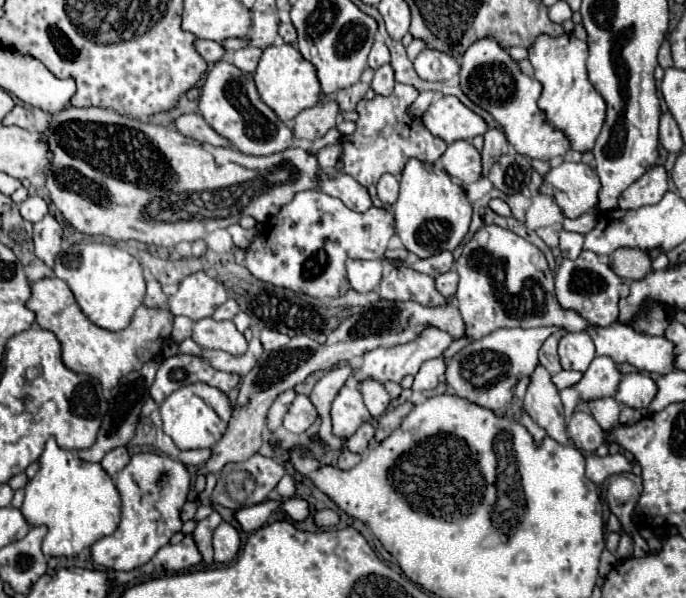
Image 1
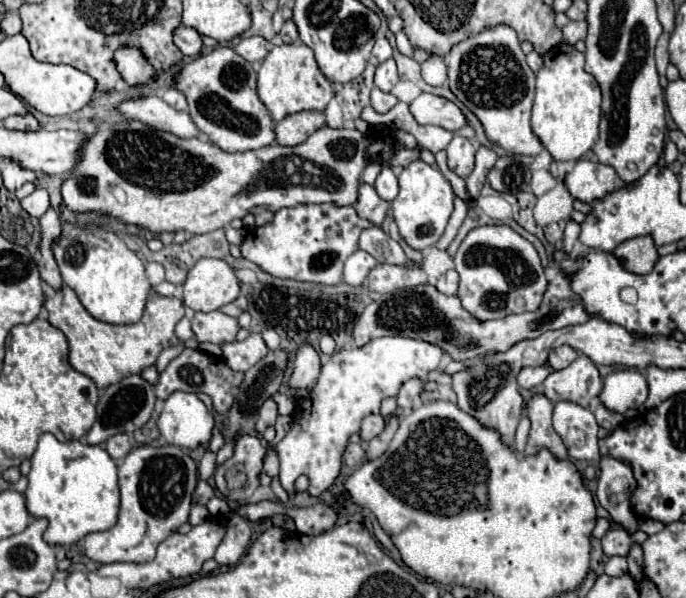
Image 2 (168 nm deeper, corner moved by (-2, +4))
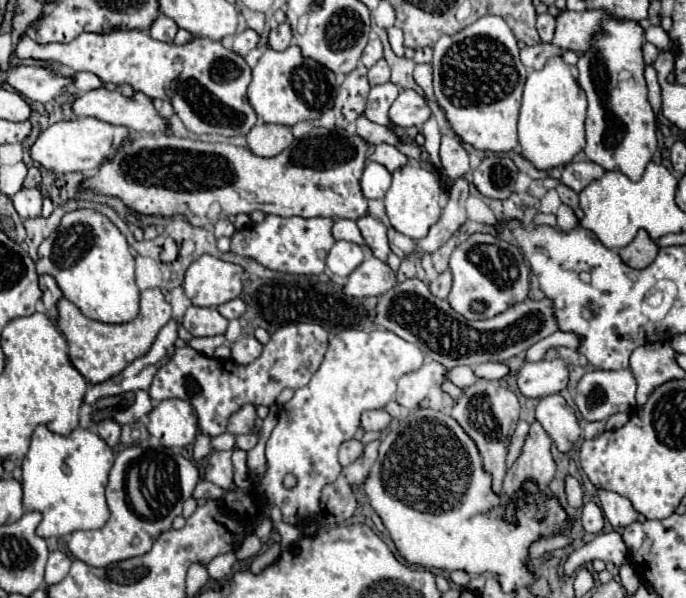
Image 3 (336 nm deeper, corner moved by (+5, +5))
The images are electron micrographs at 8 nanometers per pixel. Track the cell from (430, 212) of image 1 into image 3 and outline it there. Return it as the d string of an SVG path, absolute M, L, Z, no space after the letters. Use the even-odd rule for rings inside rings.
M408 162L406 166L398 168L396 172L392 172L392 186L388 188L388 192L384 196L384 206L386 206L386 214L390 218L390 224L404 236L420 240L422 236L426 236L430 226L434 226L438 222L438 216L442 212L440 192L442 192L442 188L430 170L426 170L414 162Z

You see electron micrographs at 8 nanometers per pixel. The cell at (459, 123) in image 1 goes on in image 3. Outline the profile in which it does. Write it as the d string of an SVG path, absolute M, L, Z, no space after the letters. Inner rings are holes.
M402 90L390 108L390 120L398 126L422 126L430 118L432 110L424 96L416 90Z

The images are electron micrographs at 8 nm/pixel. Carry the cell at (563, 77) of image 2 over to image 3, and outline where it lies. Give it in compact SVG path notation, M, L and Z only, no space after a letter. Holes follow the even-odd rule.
M552 56L542 70L528 74L518 118L518 140L522 146L522 156L540 170L550 170L572 162L572 158L586 144L586 94L578 86L576 78L578 68L566 64L562 56Z

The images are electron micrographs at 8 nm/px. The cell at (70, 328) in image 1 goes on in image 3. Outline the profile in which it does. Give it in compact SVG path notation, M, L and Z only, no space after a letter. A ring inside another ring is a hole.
M158 288L142 292L139 314L132 322L126 324L104 324L90 320L70 300L60 298L56 328L68 342L68 356L72 366L86 378L88 384L100 384L122 372L122 368L126 368L130 362L134 362L150 350L158 336L158 330L162 330L170 322L170 312L172 306L164 300L164 294Z

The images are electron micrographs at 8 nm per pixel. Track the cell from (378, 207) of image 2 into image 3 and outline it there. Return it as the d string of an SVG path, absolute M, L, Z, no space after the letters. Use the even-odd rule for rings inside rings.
M366 214L366 216L360 216L356 220L364 240L366 240L366 246L372 250L372 254L380 260L386 260L388 252L390 252L390 246L388 246L388 238L386 238L386 226L374 218L372 214Z

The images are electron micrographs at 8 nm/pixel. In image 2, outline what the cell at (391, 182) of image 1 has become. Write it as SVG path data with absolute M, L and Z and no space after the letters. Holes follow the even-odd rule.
M383 165L383 169L381 169L381 173L377 175L373 187L375 187L375 191L377 191L377 195L379 195L381 199L385 199L385 197L397 197L399 185L397 185L397 175L395 175L395 171L393 171L389 165Z

